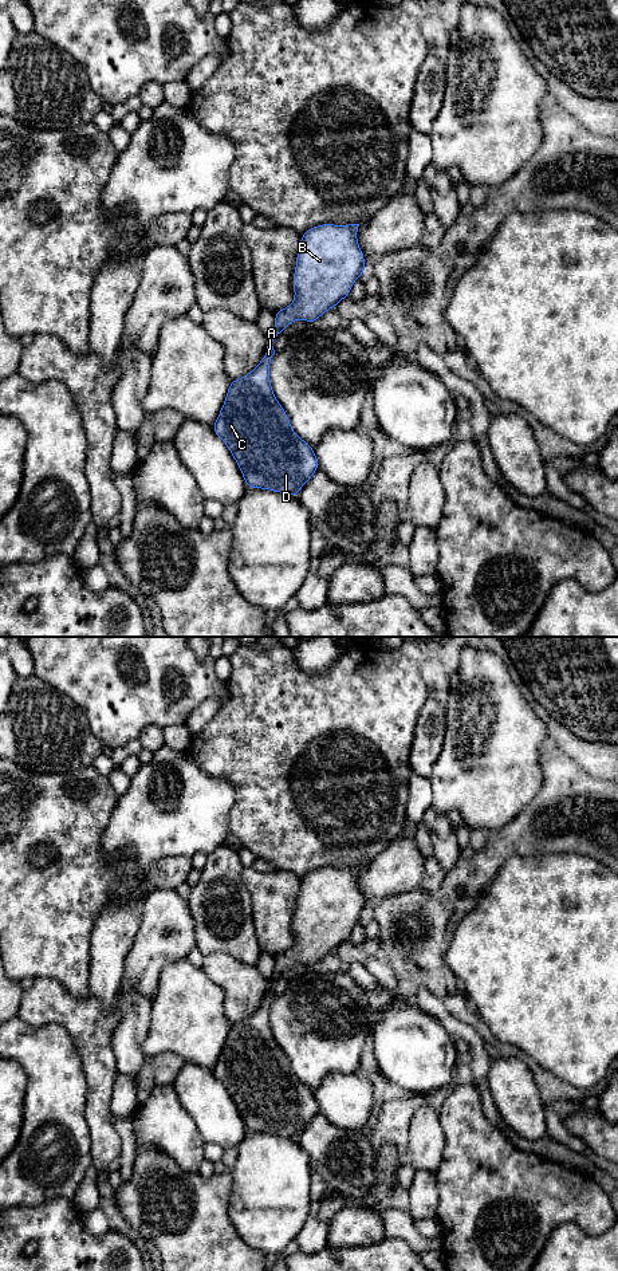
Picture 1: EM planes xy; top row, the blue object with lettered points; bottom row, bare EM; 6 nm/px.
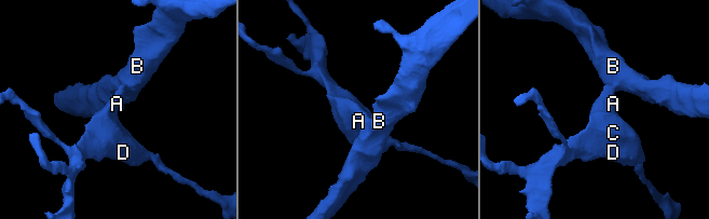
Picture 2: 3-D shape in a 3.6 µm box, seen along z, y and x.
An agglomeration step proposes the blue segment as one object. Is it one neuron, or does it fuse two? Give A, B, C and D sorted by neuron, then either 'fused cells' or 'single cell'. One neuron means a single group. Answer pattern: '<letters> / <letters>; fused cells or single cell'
A B C D; single cell

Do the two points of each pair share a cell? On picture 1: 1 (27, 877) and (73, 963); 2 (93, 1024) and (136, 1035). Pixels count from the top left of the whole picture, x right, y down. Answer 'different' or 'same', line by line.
1: same
2: different

